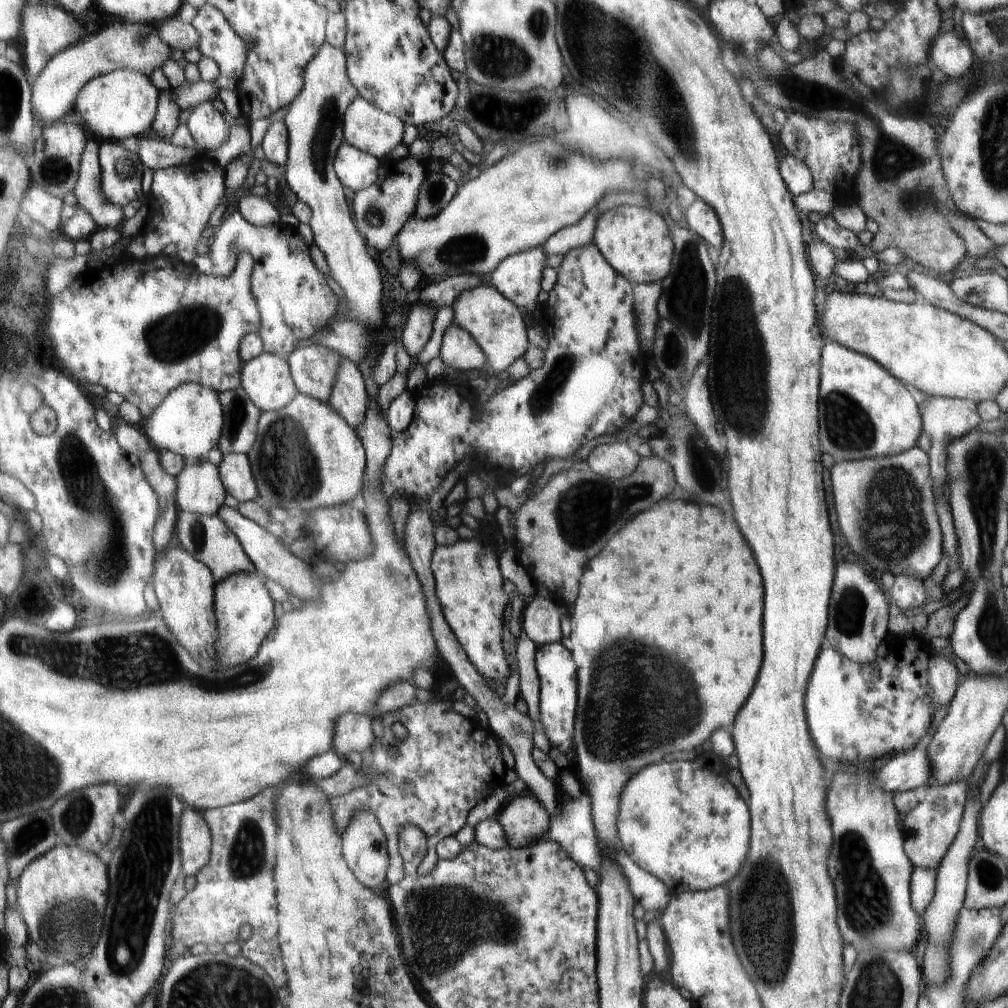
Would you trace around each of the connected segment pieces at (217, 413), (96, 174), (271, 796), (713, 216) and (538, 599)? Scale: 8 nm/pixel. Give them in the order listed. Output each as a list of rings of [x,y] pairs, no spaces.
[[[191,382],[179,386],[156,409],[144,428],[154,446],[160,451],[174,451],[186,460],[203,461],[208,458],[213,448],[220,446],[225,427],[225,410],[219,392],[211,386]]]
[[[93,136],[84,153],[81,175],[74,193],[78,204],[92,213],[100,229],[116,230],[124,226],[127,218],[124,209],[104,192],[101,146],[102,141]]]
[[[266,787],[251,799],[217,809],[205,811],[209,822],[213,847],[210,862],[197,874],[196,890],[188,893],[180,904],[174,908],[173,936],[182,940],[188,948],[196,944],[230,944],[240,938],[240,926],[250,924],[252,936],[242,944],[242,956],[248,956],[254,964],[264,964],[268,968],[268,976],[276,980],[276,986],[282,988],[286,984],[286,972],[280,960],[278,946],[278,920],[276,920],[276,896],[274,896],[274,864],[276,864],[276,848],[274,834],[278,824],[278,800],[282,790]]]
[[[697,199],[683,210],[683,223],[706,241],[706,246],[721,250],[724,242],[723,228],[717,212],[702,199]]]
[[[535,594],[521,616],[524,634],[537,647],[543,644],[560,643],[563,637],[560,620],[562,614],[566,613],[569,613],[569,610],[563,605],[558,605],[548,597]]]

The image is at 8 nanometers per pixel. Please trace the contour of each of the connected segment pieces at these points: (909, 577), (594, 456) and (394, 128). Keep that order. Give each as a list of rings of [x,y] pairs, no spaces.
[[[903,572],[903,575],[896,575],[894,584],[890,588],[891,599],[900,610],[918,608],[926,600],[926,588],[924,583],[927,578]]]
[[[626,442],[600,444],[587,458],[592,471],[614,480],[631,475],[639,466],[638,460],[638,454],[632,452]]]
[[[362,97],[356,98],[347,108],[344,136],[348,144],[372,156],[386,157],[402,142],[402,134],[404,121],[400,117],[385,113]]]

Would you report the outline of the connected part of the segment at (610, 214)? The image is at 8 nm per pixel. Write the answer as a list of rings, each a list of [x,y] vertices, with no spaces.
[[[620,205],[600,214],[595,224],[593,243],[617,273],[632,284],[651,283],[671,274],[672,238],[660,214],[648,207]]]

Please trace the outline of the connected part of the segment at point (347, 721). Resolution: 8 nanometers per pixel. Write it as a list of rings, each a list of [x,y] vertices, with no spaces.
[[[353,712],[340,716],[336,722],[332,750],[348,755],[350,752],[362,752],[372,746],[375,742],[372,718],[373,715],[370,714]]]

